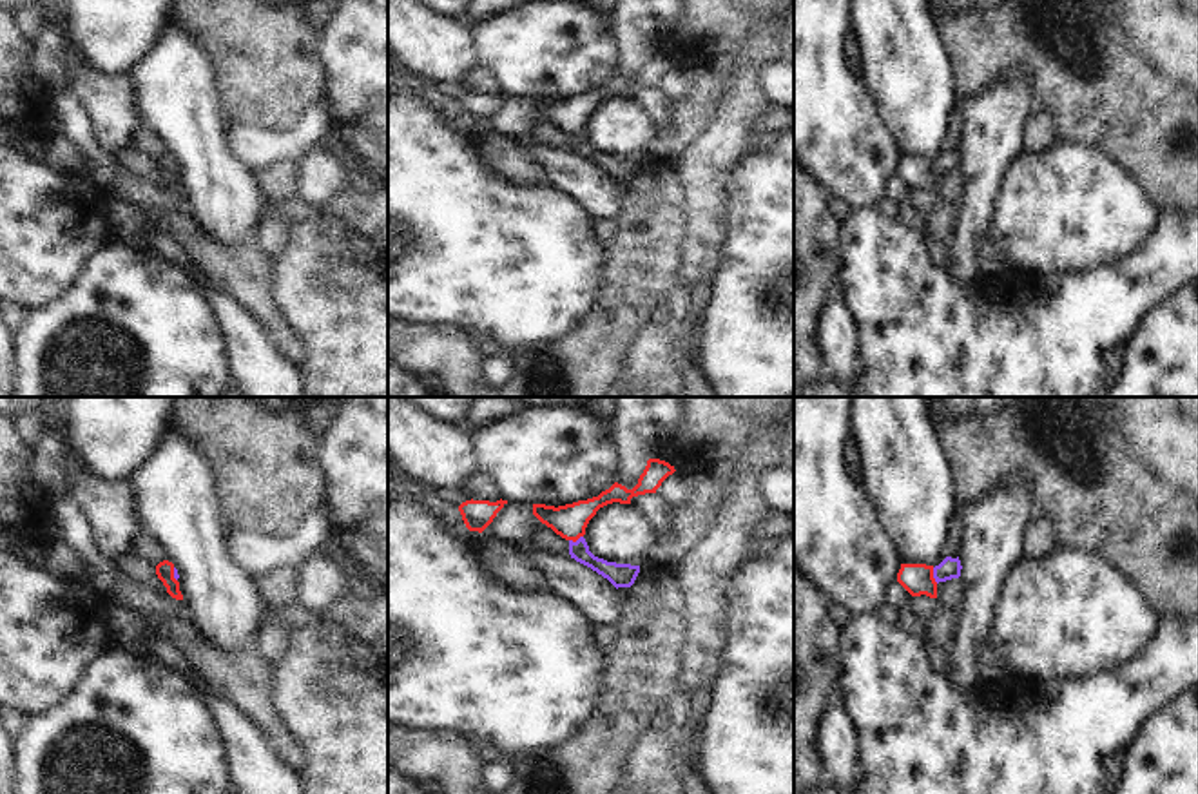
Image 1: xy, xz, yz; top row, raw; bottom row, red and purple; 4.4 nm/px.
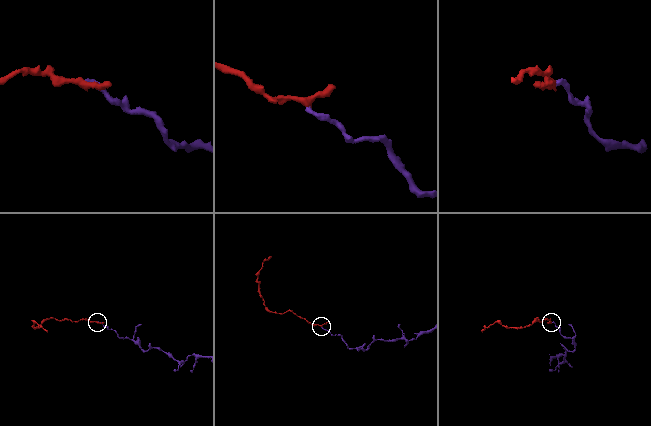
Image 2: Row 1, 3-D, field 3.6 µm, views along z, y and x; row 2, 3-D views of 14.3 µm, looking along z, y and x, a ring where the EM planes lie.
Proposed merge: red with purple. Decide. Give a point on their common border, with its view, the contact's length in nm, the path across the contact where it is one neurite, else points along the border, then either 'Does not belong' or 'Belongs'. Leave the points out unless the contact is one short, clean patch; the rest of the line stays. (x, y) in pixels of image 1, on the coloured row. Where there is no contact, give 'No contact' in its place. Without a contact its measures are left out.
Touches red at yz (932, 575). Shared border 80 nm. Path across: yz (917, 579), (932, 575), (950, 568). Belongs.

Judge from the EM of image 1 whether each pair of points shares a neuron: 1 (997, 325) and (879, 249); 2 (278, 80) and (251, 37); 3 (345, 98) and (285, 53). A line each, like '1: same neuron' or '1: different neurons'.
1: same neuron
2: same neuron
3: different neurons

